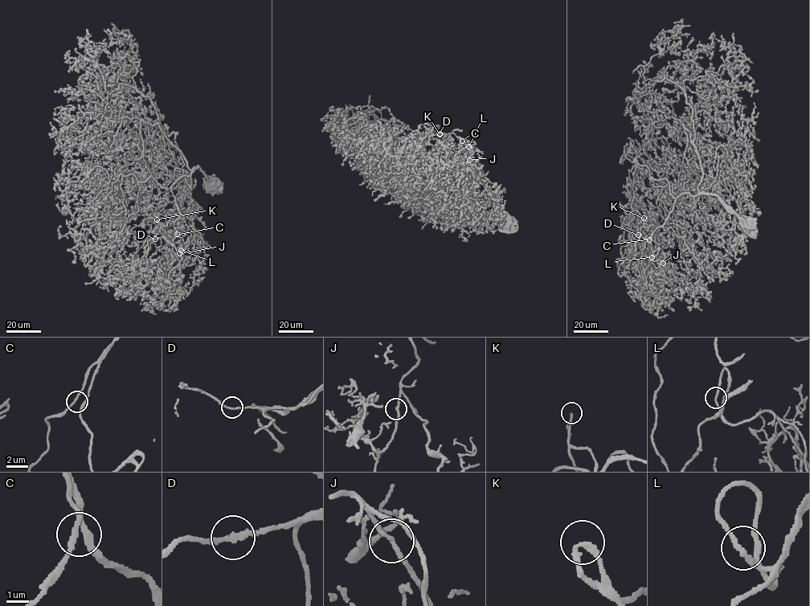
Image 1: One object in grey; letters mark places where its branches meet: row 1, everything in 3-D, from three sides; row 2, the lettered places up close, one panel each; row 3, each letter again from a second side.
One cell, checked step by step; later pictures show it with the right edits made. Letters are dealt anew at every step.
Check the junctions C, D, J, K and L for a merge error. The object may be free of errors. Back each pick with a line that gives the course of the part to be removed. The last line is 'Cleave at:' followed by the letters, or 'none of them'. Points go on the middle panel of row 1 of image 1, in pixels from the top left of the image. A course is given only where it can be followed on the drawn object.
Cleave at: none of them

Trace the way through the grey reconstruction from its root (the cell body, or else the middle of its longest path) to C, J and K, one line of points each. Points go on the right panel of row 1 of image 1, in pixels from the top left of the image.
C: (747, 223), (714, 195), (692, 195), (685, 192), (676, 198), (668, 219), (649, 239)
J: (747, 223), (714, 195), (683, 193), (650, 241), (652, 251), (659, 250), (652, 260), (663, 263)
K: (747, 223), (714, 195), (692, 195), (686, 192), (676, 198), (663, 225), (648, 227), (644, 218)

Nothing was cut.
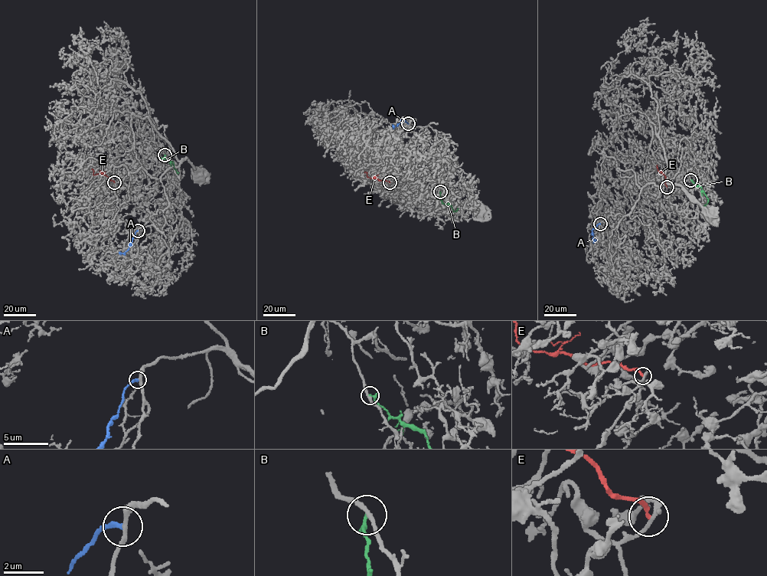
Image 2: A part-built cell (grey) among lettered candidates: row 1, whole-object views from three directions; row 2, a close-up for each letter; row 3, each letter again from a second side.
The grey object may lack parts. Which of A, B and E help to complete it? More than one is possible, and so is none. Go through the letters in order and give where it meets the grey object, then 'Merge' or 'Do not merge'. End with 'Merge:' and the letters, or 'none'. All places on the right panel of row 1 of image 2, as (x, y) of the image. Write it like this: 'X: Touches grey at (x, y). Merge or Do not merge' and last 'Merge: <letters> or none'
A: Touches grey at (600, 224). Do not merge
B: Touches grey at (690, 180). Do not merge
E: Touches grey at (667, 187). Do not merge
Merge: none

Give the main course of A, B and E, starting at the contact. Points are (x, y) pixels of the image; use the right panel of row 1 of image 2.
A: (600, 224), (592, 230), (594, 240), (592, 237)
B: (691, 180), (701, 188), (708, 199), (704, 205)
E: (667, 187), (664, 175), (657, 169), (657, 165)

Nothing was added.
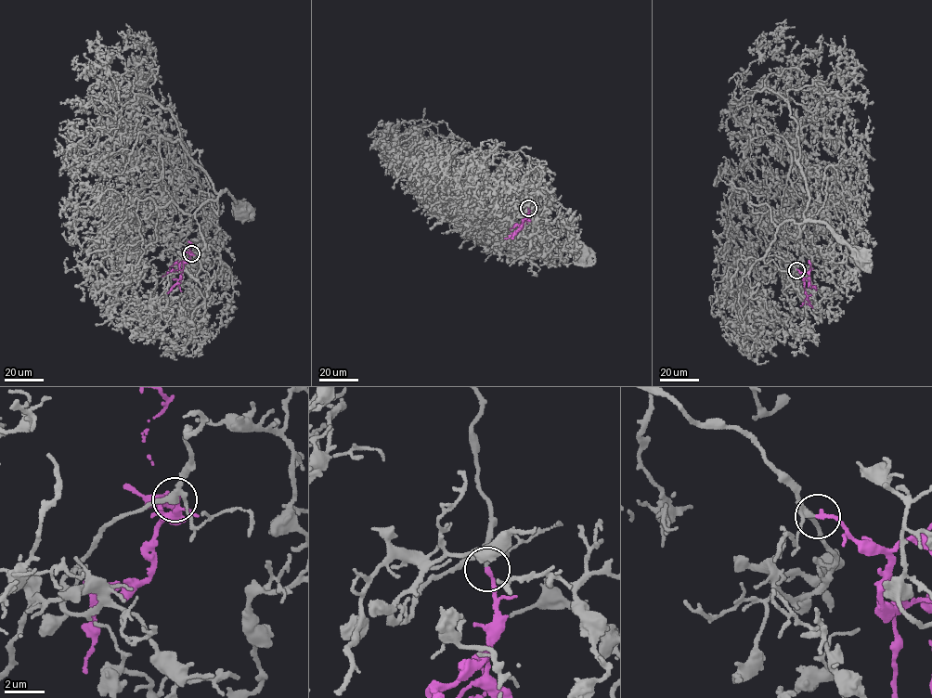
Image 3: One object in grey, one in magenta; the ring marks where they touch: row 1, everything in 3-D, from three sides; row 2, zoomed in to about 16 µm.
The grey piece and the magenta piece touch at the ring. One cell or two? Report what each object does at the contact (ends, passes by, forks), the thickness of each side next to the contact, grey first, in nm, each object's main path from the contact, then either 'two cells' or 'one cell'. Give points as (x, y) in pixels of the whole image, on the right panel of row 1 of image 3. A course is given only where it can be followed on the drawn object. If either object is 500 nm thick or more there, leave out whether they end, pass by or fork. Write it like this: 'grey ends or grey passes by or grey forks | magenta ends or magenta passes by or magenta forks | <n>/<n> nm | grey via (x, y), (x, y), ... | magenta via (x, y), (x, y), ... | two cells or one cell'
grey forks | magenta ends | 220/240 nm | grey via (796, 270), (774, 255), (744, 263), (741, 256), (761, 258), (779, 226), (792, 220), (824, 222), (860, 255) | magenta via (796, 270), (804, 274), (804, 289), (811, 307) | one cell

